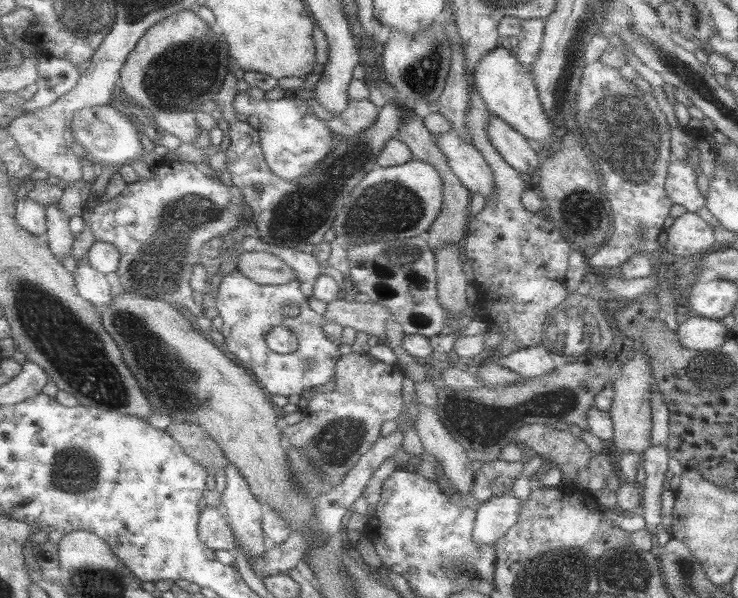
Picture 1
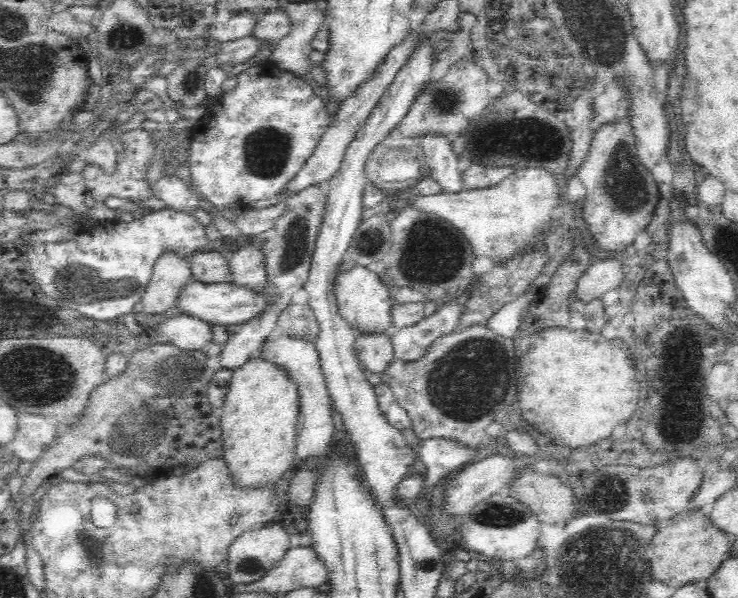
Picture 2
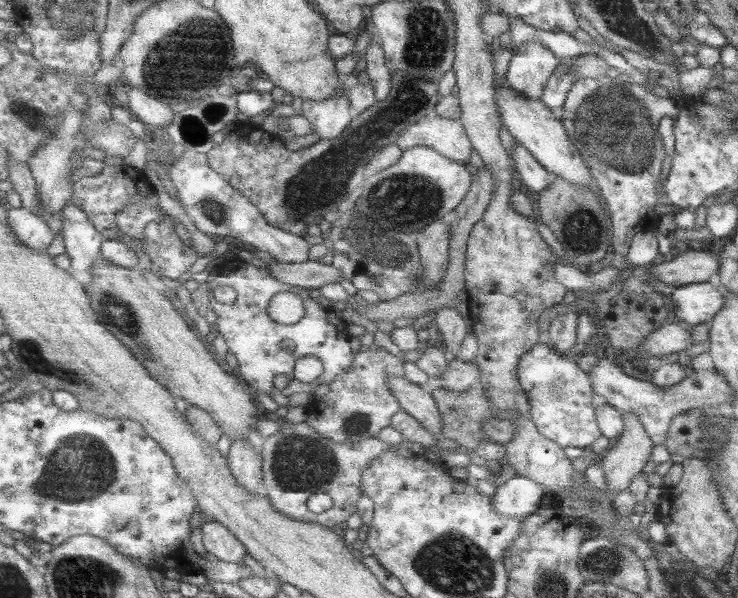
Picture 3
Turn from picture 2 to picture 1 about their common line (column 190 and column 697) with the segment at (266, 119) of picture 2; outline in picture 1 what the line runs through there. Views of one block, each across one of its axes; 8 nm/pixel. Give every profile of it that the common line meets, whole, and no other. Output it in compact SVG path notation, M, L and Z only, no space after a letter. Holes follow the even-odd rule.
M689 132L695 138L695 148L689 152L689 160L673 160L669 178L667 178L667 196L681 204L687 212L697 212L705 206L705 196L699 190L699 172L703 172L701 166L701 144L697 132Z

